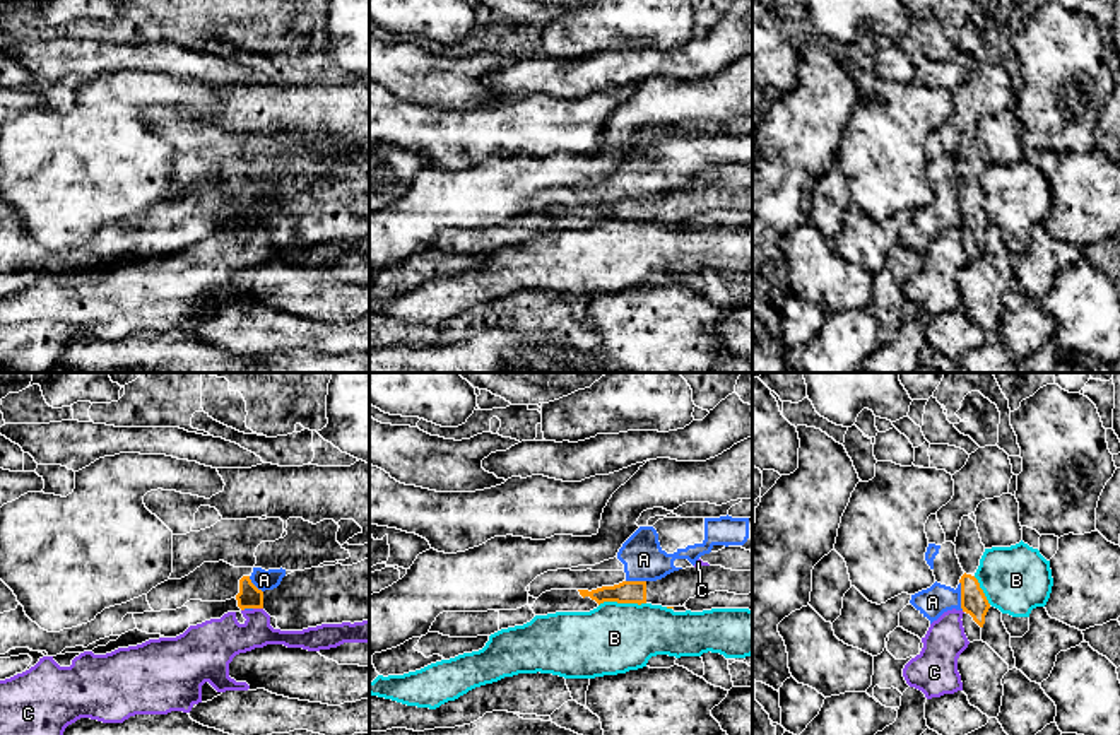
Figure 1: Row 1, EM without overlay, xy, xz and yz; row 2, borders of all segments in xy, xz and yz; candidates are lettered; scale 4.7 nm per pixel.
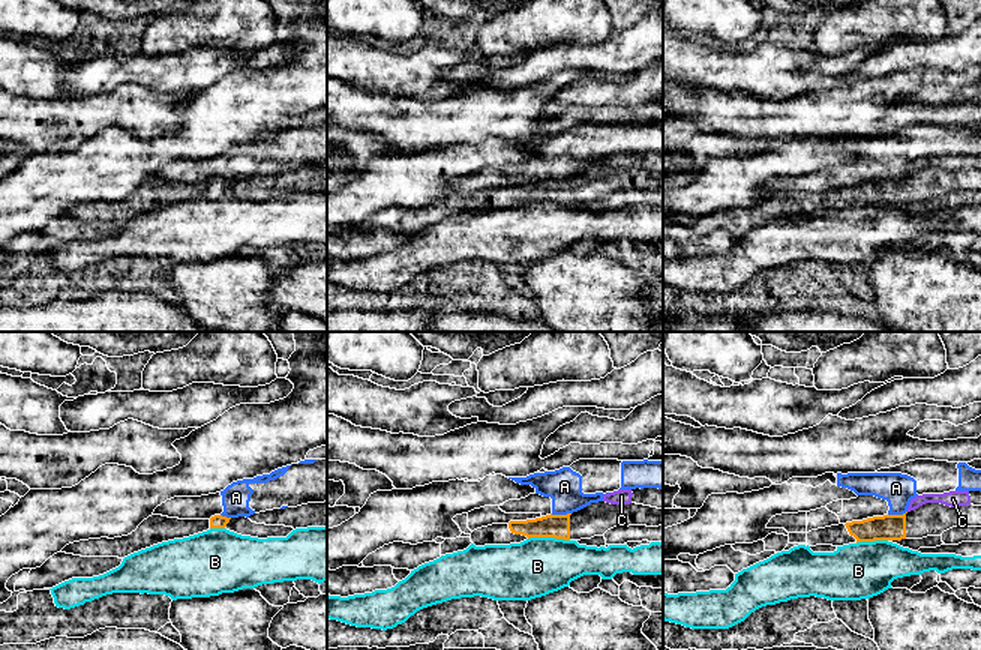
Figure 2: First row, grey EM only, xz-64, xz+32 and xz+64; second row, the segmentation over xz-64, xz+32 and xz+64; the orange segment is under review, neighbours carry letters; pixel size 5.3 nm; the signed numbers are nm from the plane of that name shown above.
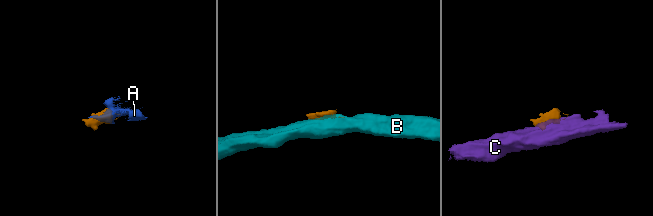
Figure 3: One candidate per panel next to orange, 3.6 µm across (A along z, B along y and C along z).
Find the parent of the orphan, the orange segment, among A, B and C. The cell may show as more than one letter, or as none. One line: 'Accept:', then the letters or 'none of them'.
Accept: none of them

